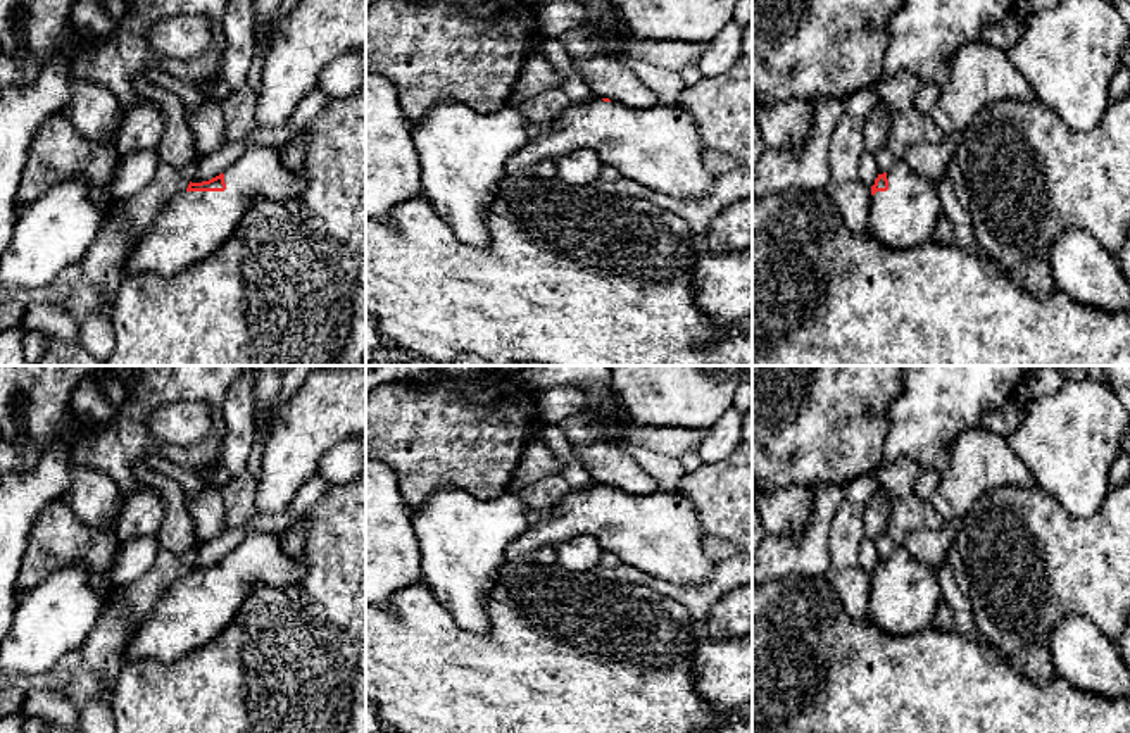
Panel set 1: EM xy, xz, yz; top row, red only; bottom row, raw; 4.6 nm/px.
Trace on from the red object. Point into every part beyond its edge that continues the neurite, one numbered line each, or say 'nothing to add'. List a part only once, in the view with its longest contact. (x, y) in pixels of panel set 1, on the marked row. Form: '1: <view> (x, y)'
1: xy (194, 225)

